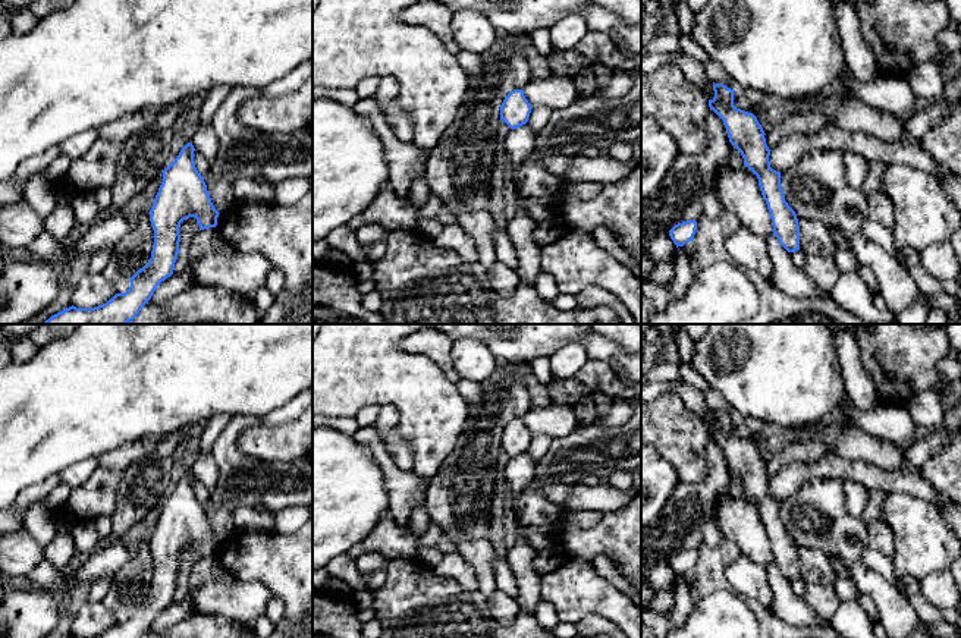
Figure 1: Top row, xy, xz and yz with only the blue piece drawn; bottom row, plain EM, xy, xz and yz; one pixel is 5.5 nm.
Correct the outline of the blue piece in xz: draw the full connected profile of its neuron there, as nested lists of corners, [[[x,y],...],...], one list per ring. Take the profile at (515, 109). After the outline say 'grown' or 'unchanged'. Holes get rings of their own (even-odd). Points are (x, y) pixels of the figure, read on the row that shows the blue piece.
[[[522,89],[511,91],[500,106],[500,120],[511,129],[516,129],[528,122],[531,104],[524,95]]] | unchanged

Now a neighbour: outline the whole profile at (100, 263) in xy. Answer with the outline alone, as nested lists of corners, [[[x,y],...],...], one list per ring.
[[[97,251],[89,257],[88,274],[98,276],[104,273],[110,273],[113,268],[112,264],[113,251]]]

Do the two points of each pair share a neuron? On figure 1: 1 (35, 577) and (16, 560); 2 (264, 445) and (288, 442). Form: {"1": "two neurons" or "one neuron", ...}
{"1": "two neurons", "2": "one neuron"}

